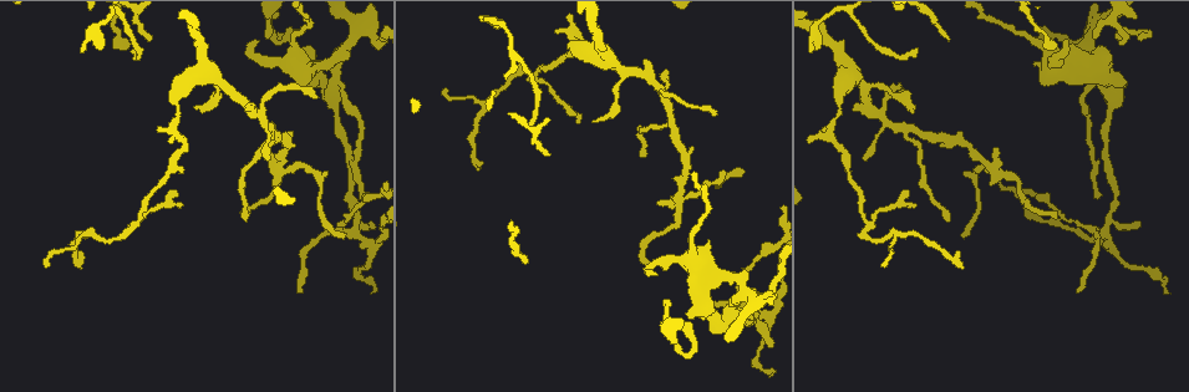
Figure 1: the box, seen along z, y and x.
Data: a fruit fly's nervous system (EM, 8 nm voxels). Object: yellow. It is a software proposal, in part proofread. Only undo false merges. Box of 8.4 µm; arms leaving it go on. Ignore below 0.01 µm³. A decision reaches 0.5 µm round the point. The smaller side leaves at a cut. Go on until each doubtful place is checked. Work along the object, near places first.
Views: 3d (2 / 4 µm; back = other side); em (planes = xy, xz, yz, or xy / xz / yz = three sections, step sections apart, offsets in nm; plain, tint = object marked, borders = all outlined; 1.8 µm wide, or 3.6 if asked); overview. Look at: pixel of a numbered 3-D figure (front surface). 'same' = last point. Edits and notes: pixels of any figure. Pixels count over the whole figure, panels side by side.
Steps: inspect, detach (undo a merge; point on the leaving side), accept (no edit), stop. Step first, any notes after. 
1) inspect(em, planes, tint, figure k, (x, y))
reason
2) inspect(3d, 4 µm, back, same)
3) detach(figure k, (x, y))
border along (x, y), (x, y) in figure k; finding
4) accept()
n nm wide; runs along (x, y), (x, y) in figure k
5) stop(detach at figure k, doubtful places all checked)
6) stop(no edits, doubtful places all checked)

inspect(em, yz, step 4, borders, figure 1, (673, 122))
abrupt turn

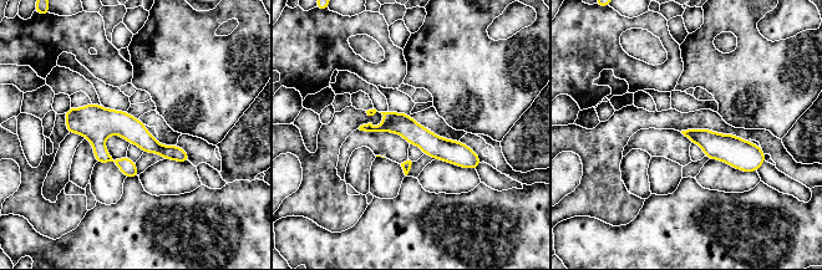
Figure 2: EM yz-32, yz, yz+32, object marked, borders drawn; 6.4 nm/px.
accept()
runs along (69, 113), (122, 123), (187, 159) in figure 2; one neuron here

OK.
inspect(3d, 4 µm, back, figure 1, (863, 219))
two arms in line, one across

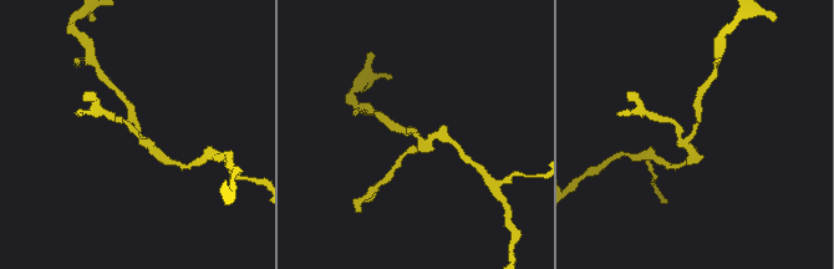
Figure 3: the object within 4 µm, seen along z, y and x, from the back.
inspect(em, xz, step 4, borders, figure 3, (691, 131))
3 arms; now the EM

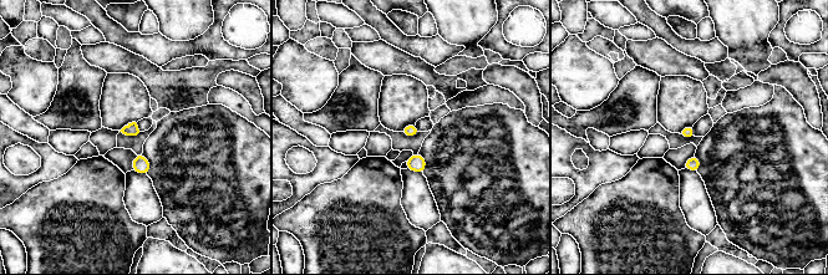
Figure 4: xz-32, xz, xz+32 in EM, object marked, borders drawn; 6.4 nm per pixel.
accept()
80 nm wide; all the same neuron

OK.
inspect(em, xz, step 4, tint, figure 1, (331, 91))
branch point

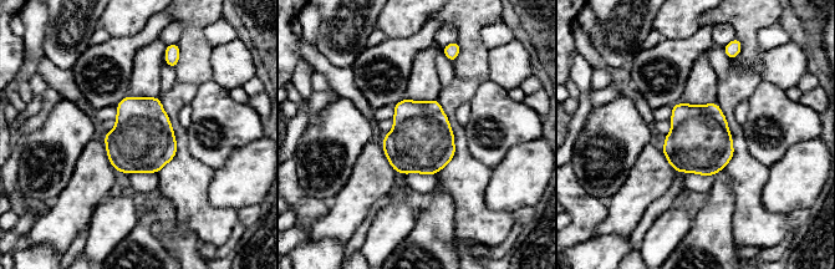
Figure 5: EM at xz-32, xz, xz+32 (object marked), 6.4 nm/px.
accept()
continuous, no second neuron

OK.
inspect(em, yz, step 8, tint, figure 1, (700, 276))
calibre changes

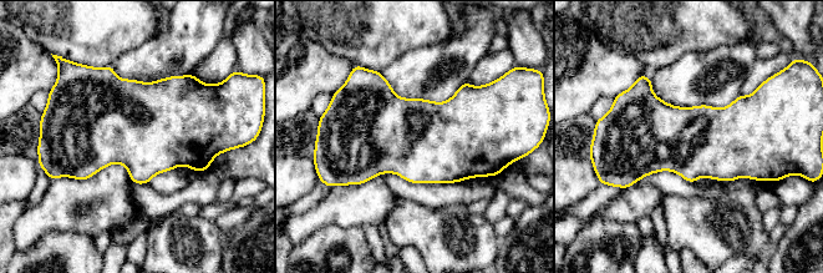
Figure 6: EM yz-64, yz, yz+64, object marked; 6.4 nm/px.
accept()
one neuron here

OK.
inspect(3d, 4 µm, figure 1, (357, 231))
four or more arms meet

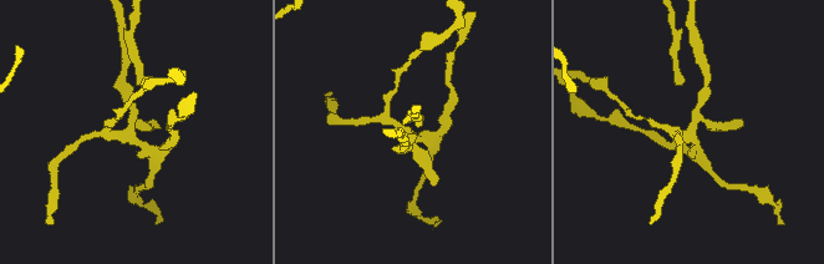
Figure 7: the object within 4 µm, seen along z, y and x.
inspect(em, planes, tint, figure 7, (410, 132))

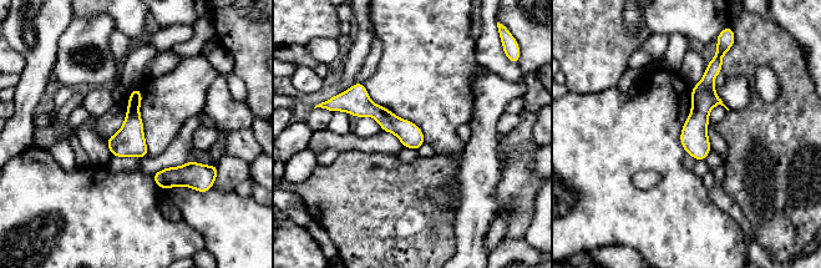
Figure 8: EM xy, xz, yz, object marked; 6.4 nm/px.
accept()
runs along (718, 64), (703, 94), (699, 157) in figure 8; all the same neuron

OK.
stop(no edits, doubtful places all checked)

